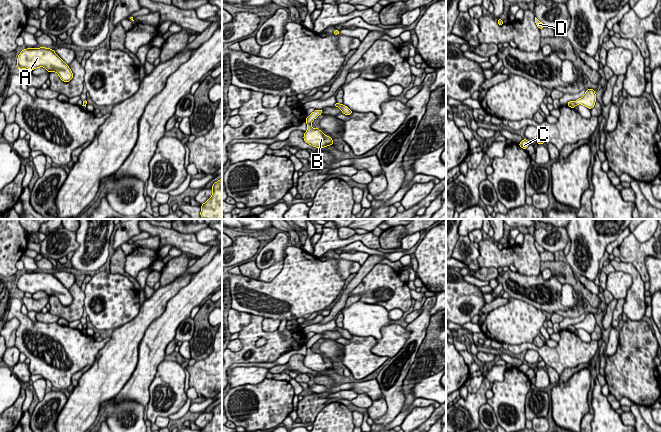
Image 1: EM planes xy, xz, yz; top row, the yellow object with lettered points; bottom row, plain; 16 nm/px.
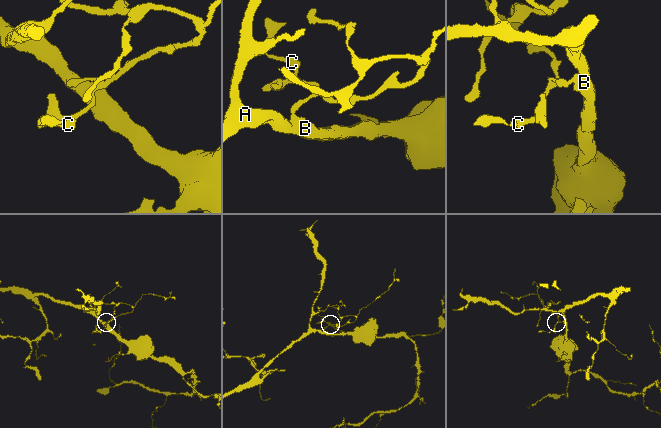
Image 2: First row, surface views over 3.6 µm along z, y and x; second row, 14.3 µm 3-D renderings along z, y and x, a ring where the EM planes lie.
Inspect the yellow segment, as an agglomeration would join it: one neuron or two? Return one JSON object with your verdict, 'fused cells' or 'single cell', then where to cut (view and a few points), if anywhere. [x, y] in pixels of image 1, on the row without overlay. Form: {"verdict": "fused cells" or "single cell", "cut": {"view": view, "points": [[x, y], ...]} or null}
{"verdict": "fused cells", "cut": {"view": "xz", "points": [[307, 347], [310, 348]]}}

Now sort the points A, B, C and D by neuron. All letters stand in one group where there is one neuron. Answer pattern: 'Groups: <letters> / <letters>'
Groups: A B / C D

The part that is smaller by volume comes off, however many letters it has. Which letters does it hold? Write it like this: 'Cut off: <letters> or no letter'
Cut off: C, D

